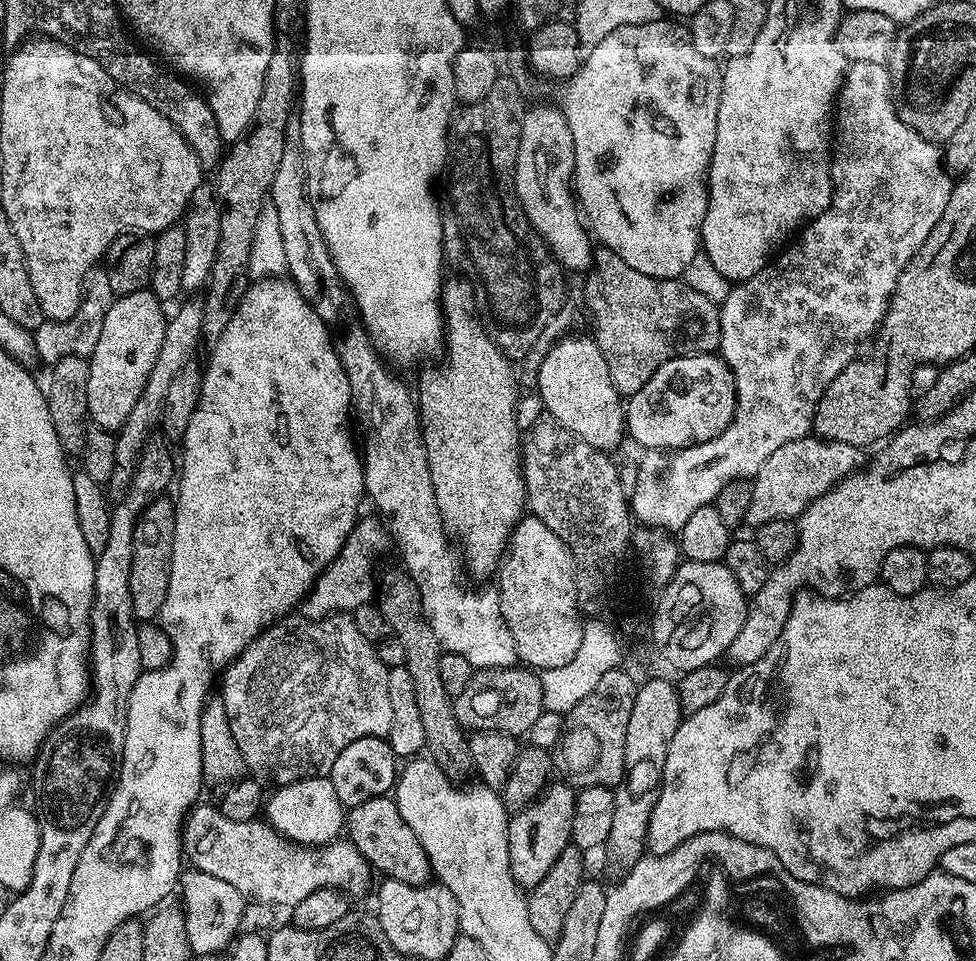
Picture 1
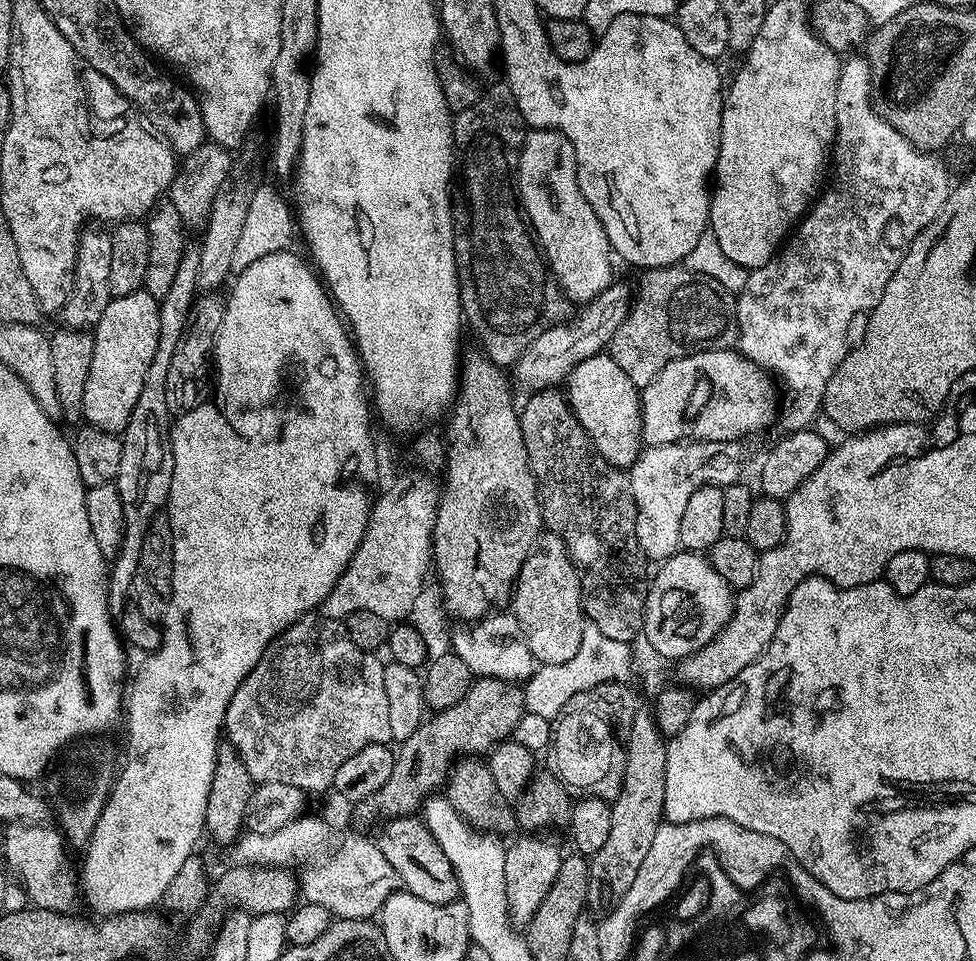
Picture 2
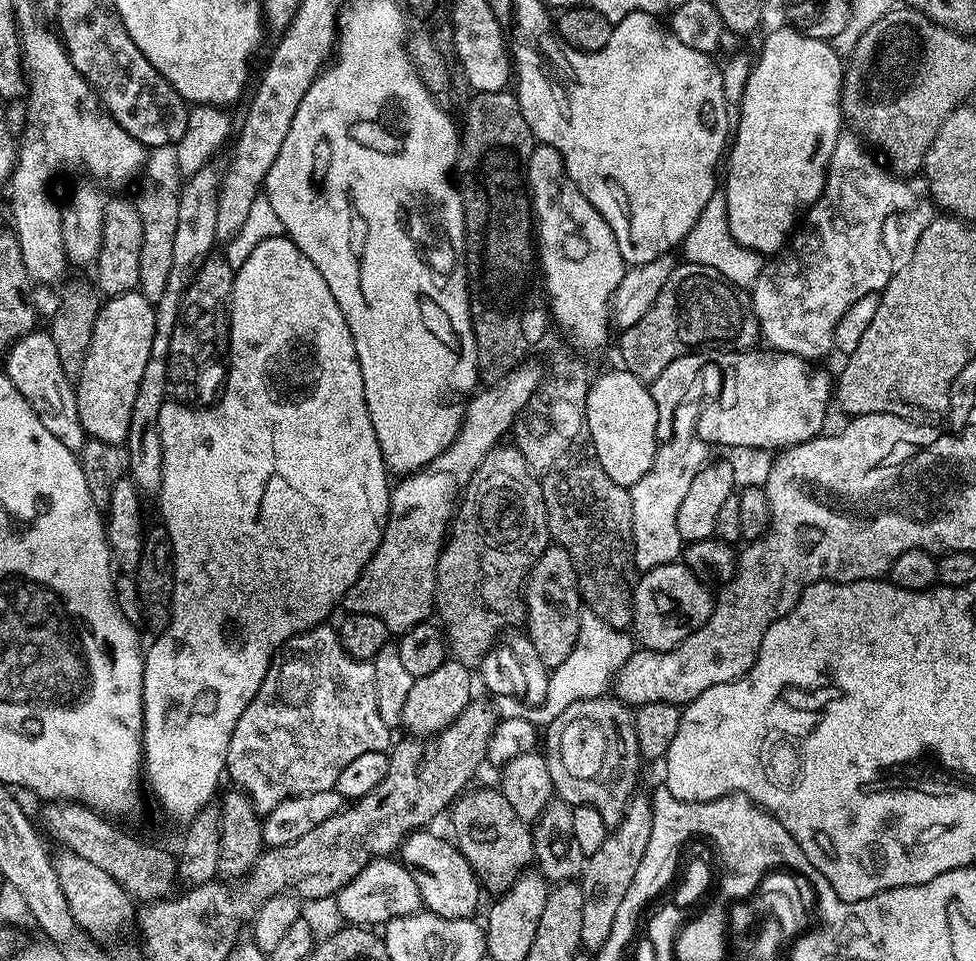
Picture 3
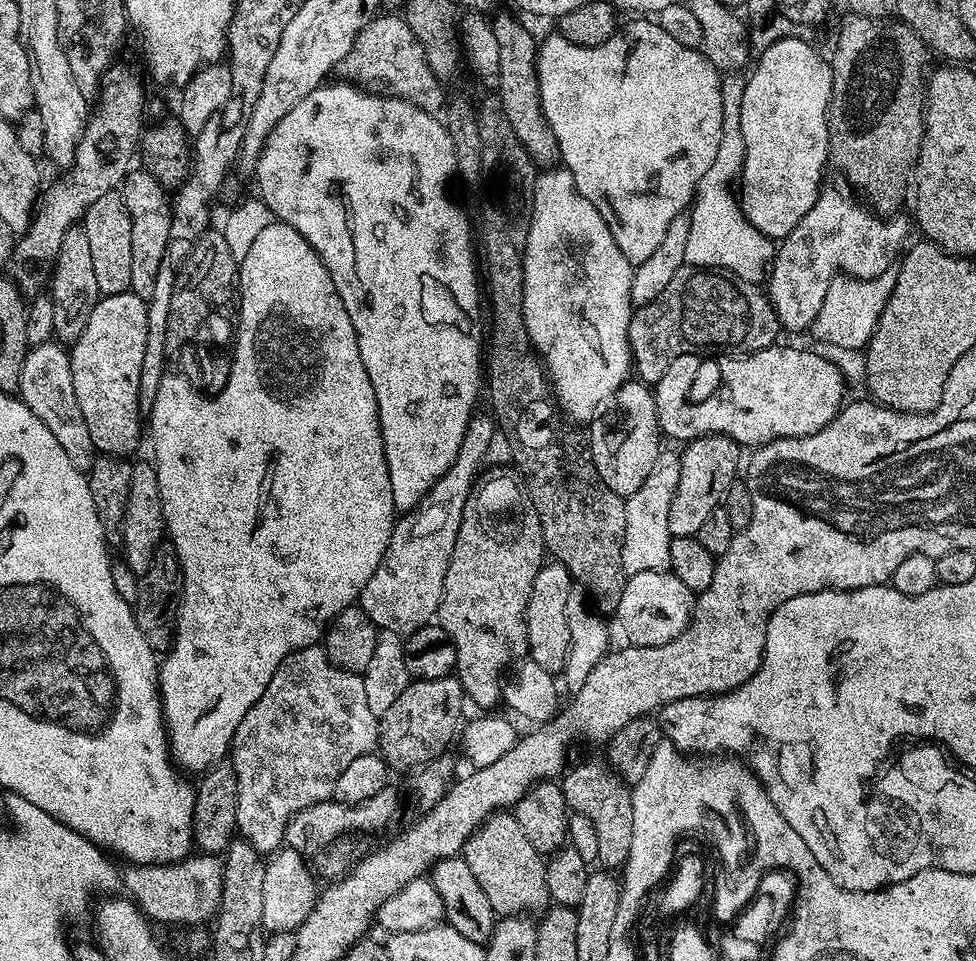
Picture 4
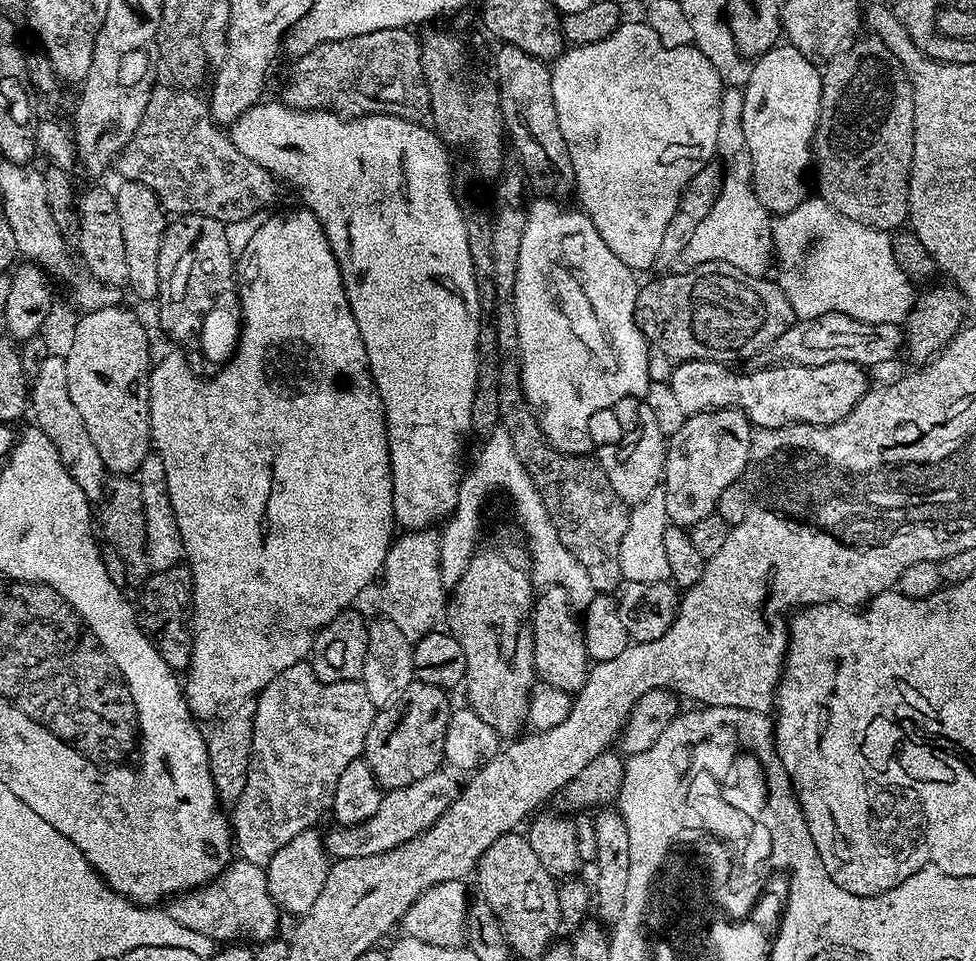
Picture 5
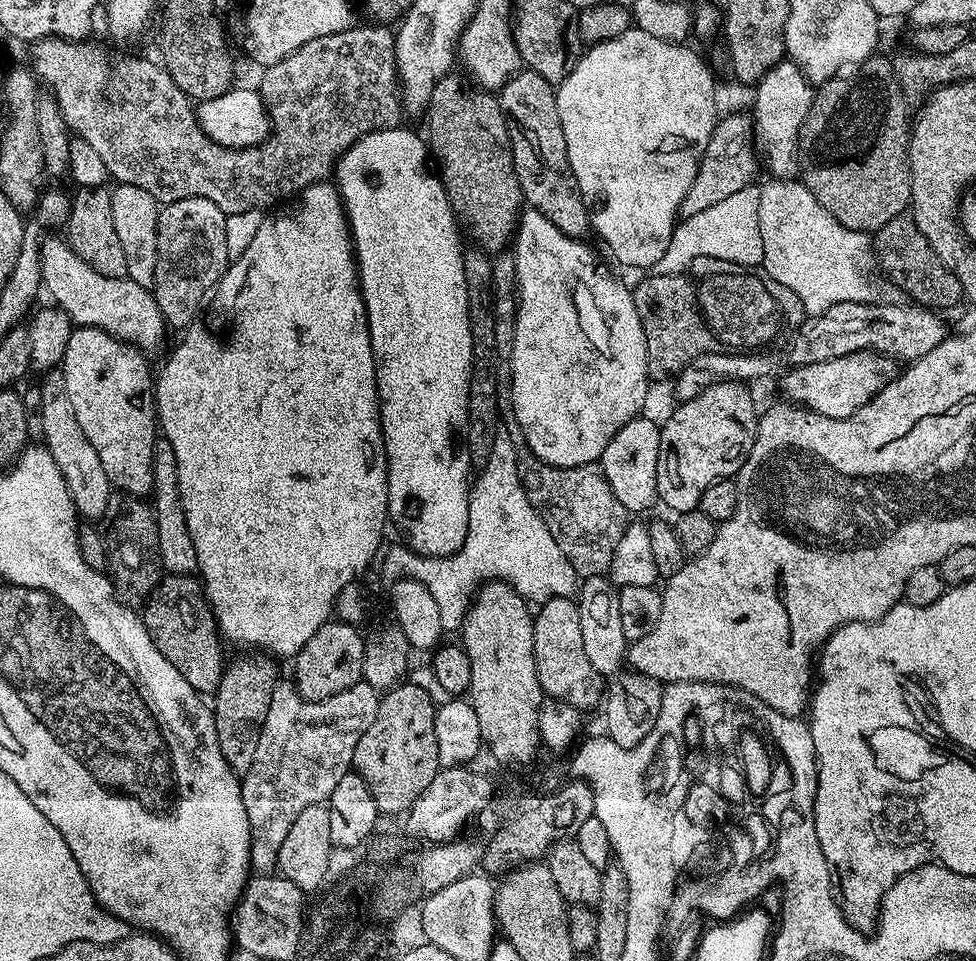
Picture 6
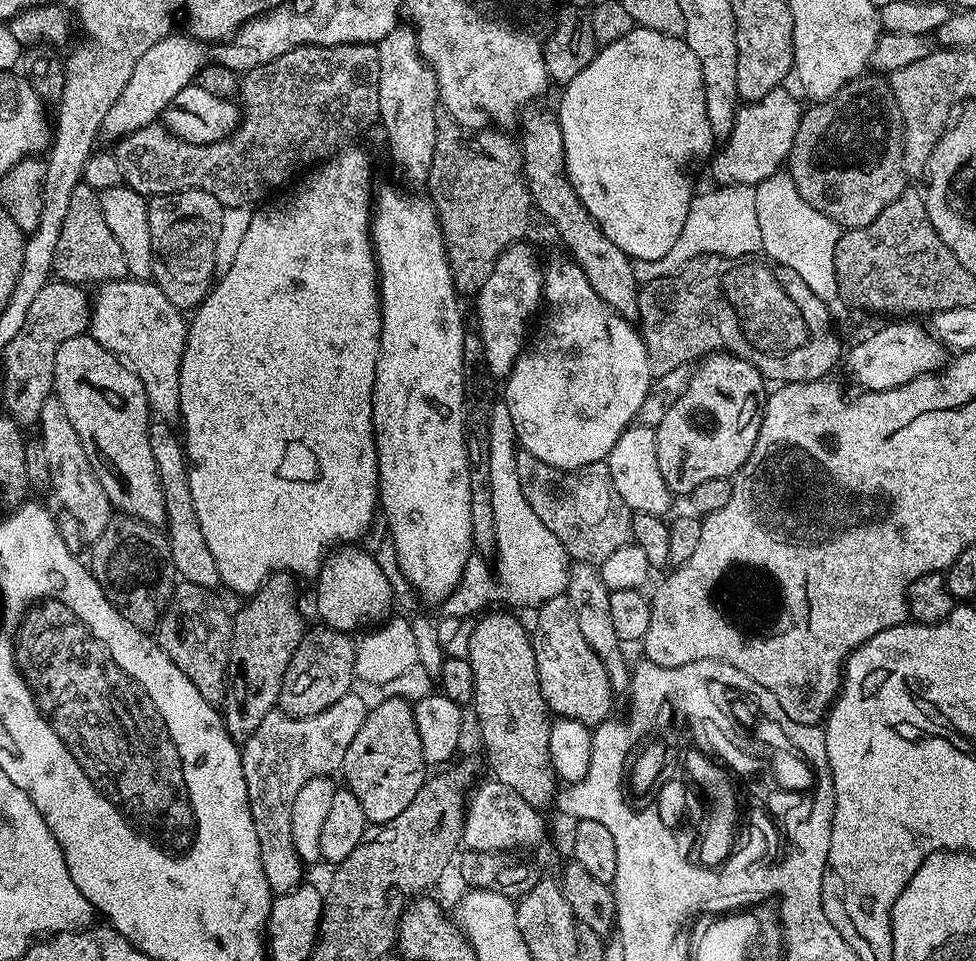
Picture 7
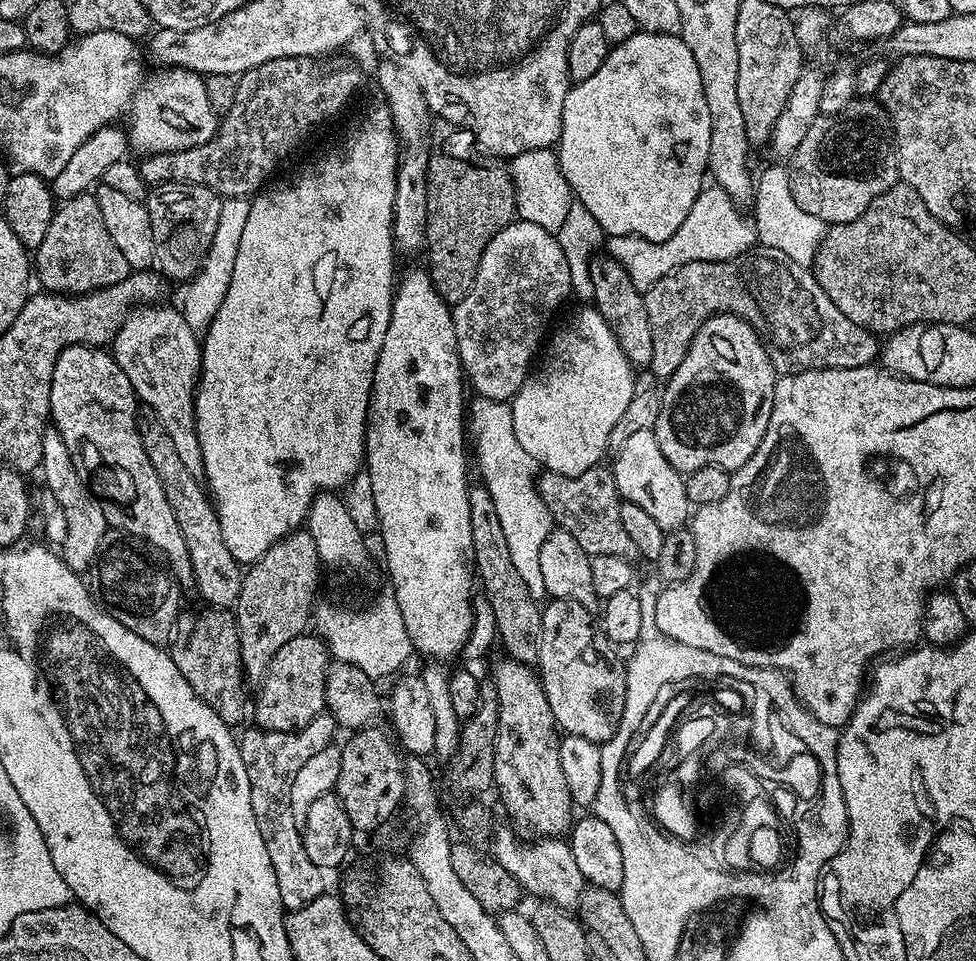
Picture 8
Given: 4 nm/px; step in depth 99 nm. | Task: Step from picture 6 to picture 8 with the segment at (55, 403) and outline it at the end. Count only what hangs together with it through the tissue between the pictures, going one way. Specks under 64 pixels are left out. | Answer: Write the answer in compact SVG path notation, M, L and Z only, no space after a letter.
M55 430L45 432L42 438L42 458L40 459L39 471L44 472L44 480L47 491L54 494L54 498L58 498L58 506L62 506L62 511L66 513L66 538L62 545L62 555L66 566L70 566L70 570L84 574L92 567L92 560L98 554L98 546L102 542L102 534L106 534L109 530L106 522L106 514L102 514L102 506L92 497L92 491L89 490L87 484L78 474L78 470L74 466L74 458L70 454L70 450L66 450L66 442L62 440L62 434L58 434Z

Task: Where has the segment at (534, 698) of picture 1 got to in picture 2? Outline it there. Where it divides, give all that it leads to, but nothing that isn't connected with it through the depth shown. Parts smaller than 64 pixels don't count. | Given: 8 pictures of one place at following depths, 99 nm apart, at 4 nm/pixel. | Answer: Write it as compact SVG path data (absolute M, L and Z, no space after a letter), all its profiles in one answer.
M493 676L473 679L470 690L466 690L466 698L462 698L462 702L454 702L454 706L429 715L421 720L414 734L410 734L410 738L399 741L394 752L394 770L390 770L390 779L386 781L386 786L382 786L382 790L374 790L370 798L359 801L355 805L357 814L364 820L383 822L392 820L395 816L419 813L425 800L445 787L448 770L457 758L480 758L491 752L496 745L511 737L514 726L518 726L524 713L524 690L519 683L499 680Z

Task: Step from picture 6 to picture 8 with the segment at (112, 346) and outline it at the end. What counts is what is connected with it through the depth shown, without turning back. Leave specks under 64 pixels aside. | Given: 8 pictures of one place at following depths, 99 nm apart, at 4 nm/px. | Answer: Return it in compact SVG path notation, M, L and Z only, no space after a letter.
M75 344L62 350L52 375L48 415L54 430L62 434L78 474L92 491L92 497L102 506L102 514L106 514L109 528L117 528L145 540L151 548L162 554L177 584L191 585L192 567L186 538L182 534L182 526L178 526L178 518L174 518L174 510L170 510L170 502L166 502L166 490L162 490L162 482L158 482L154 466L150 466L150 458L144 449L142 428L136 425L136 408L138 401L134 386L130 386L130 378L126 378L126 373L122 371L122 366L118 366L111 351L103 347L92 348L89 344Z

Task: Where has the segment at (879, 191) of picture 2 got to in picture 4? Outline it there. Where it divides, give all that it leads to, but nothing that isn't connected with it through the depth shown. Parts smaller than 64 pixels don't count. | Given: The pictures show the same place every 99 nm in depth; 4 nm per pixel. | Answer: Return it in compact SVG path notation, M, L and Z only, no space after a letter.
M836 178L833 184L825 183L821 187L820 197L816 199L806 218L802 218L802 222L798 222L798 226L794 226L794 230L790 230L790 234L779 241L776 258L768 274L766 281L768 299L772 301L781 325L792 332L800 332L803 328L804 331L811 329L826 299L827 290L838 274L866 280L874 279L889 271L894 261L901 255L905 247L904 239L908 236L907 222L896 219L900 218L881 218L875 211L865 207L861 197L847 180Z

